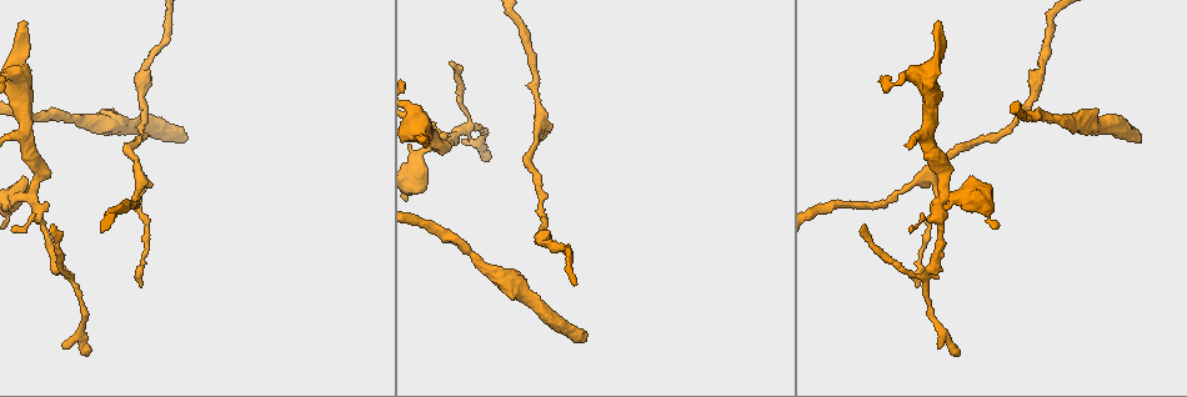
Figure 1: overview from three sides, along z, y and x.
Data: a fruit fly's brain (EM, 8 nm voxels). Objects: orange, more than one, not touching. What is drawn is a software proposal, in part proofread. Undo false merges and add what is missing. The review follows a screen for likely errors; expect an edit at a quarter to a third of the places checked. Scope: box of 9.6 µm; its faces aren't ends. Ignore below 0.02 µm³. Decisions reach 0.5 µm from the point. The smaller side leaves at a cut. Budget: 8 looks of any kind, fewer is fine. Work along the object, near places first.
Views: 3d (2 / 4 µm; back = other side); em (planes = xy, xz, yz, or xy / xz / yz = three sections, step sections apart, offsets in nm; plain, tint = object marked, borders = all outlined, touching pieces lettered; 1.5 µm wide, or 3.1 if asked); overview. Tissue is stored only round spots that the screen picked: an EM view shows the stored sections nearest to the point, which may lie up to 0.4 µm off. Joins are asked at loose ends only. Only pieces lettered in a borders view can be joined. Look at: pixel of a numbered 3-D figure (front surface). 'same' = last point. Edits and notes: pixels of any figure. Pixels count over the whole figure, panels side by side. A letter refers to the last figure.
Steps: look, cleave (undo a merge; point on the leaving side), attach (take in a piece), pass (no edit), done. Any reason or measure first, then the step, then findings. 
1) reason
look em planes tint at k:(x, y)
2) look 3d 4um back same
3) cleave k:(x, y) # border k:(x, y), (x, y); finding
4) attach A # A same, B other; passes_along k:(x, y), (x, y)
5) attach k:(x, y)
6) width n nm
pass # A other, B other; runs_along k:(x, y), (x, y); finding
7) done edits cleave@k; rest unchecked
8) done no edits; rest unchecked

thick end
look em planes borders at 1:(185, 139)

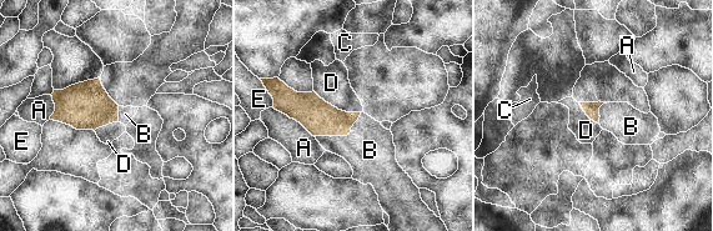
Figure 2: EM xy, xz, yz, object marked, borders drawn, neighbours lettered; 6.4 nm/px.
attach 2:(370, 150) # A other, B same, C other, D other, E other; passes_along 2:(319, 117), (341, 135), (370, 150); the cell continues

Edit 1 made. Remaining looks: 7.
three-way junction
look 3d 4um at 1:(27, 129)

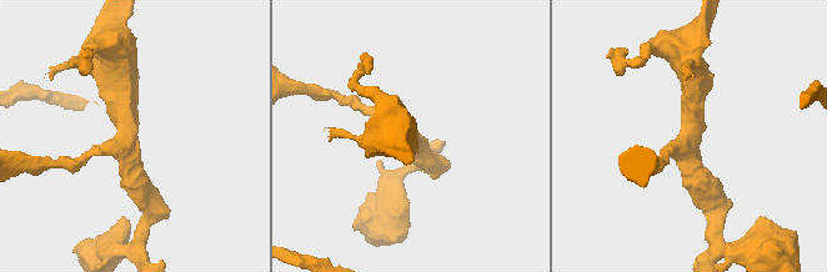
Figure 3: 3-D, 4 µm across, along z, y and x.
arms 3
look em xy step 8 tint at 3:(689, 141)

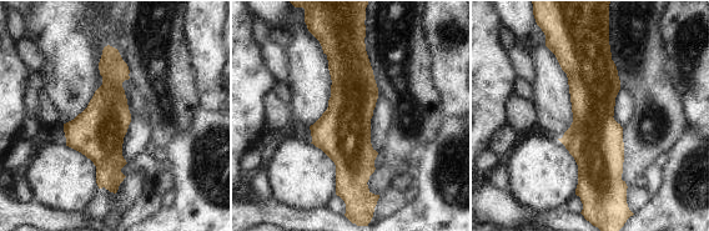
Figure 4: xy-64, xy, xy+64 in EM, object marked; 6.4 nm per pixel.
look em planes borders same

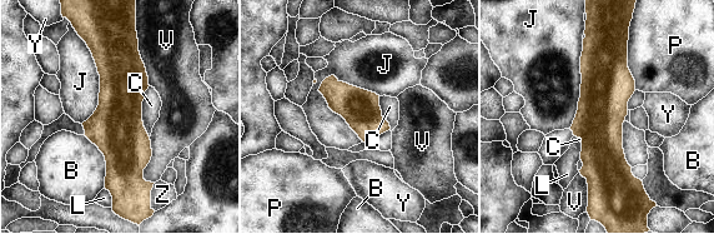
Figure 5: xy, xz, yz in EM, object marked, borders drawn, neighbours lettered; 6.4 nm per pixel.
pass # B other, C other, J other, L other, P other, V other, Y other, Z other; border 5:(326, 76), (318, 91), (363, 142); one cell here

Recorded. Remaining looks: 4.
an open end
look em planes borders at 1:(934, 24)

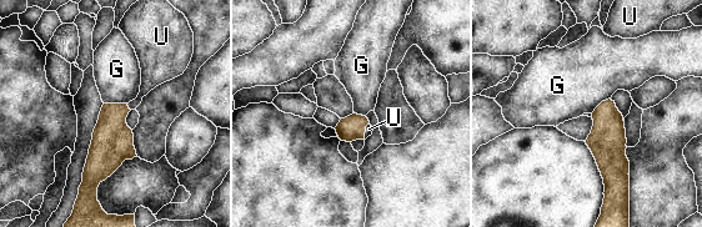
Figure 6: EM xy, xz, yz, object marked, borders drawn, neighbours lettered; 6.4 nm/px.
attach 6:(151, 77) # G other, U same; passes_along 6:(113, 141), (128, 107), (151, 77); it goes on there

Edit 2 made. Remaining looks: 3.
done edits attach@2, attach@6; rest unchecked

